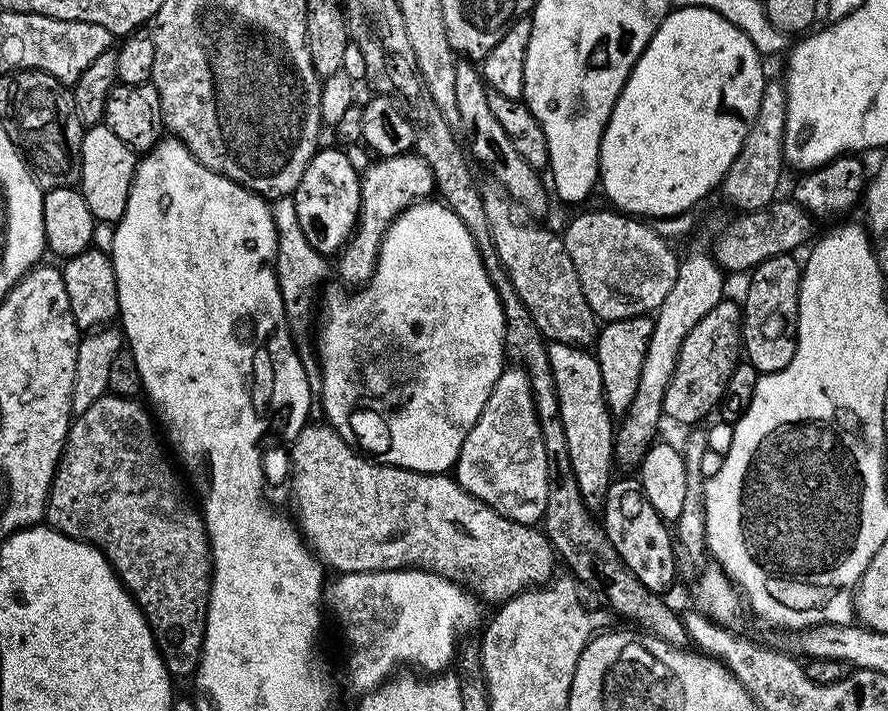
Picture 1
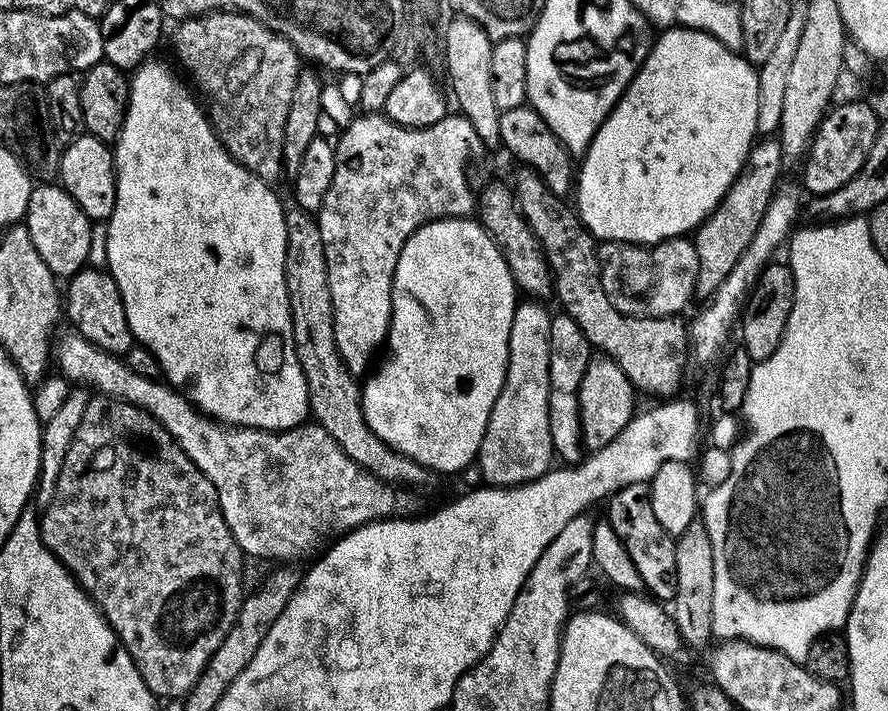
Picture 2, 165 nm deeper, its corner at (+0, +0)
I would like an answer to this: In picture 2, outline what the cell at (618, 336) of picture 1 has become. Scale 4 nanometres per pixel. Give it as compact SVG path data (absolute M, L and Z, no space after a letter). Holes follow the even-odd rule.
M603 354L593 355L592 361L586 366L586 374L582 374L582 386L578 386L578 406L582 422L582 441L589 453L598 451L602 446L610 446L622 430L632 421L638 411L636 405L638 390L626 378L626 370L618 366L616 360Z

